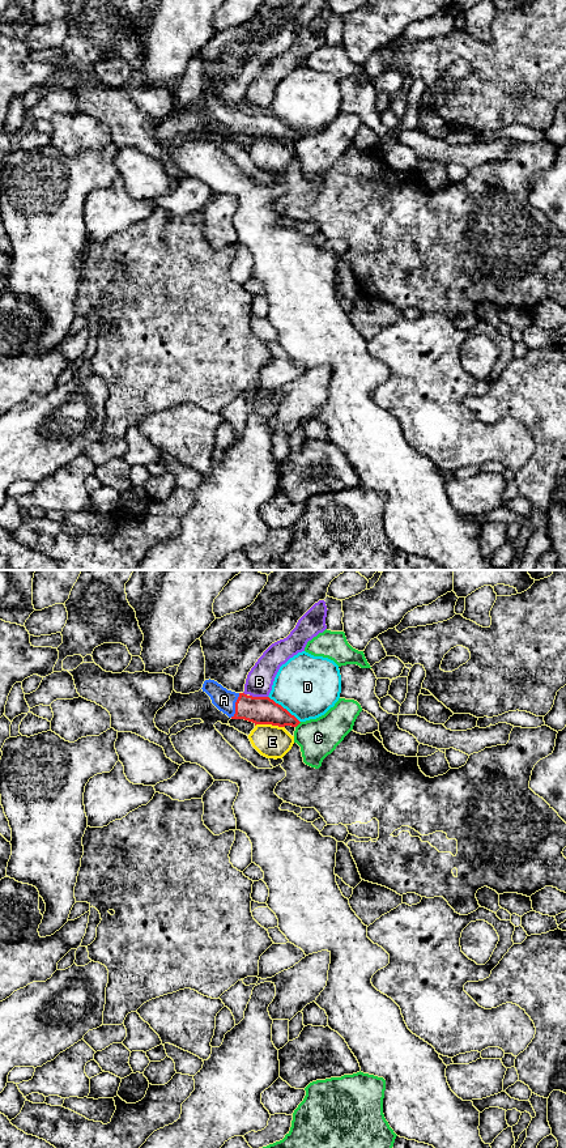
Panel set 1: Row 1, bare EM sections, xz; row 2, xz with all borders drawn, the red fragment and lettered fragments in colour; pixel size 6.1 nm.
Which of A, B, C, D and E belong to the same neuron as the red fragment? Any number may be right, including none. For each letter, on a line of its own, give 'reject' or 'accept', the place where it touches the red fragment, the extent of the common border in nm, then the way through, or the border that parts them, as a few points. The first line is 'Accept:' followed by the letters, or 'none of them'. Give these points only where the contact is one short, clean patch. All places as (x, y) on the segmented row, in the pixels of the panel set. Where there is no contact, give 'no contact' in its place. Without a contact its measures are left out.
Accept: A
A: accept; contact xz (235, 705); length 160 nm; way xz (260, 710), (235, 705), (224, 700)
B: reject; contact xz (259, 697); length 110 nm; border xz (250, 694), (267, 697)
C: reject; contact xz (298, 723); length 50 nm
D: reject; contact xz (282, 708); length 260 nm
E: reject; contact xz (269, 723); length 180 nm; border xz (255, 725), (277, 725), (284, 727)

